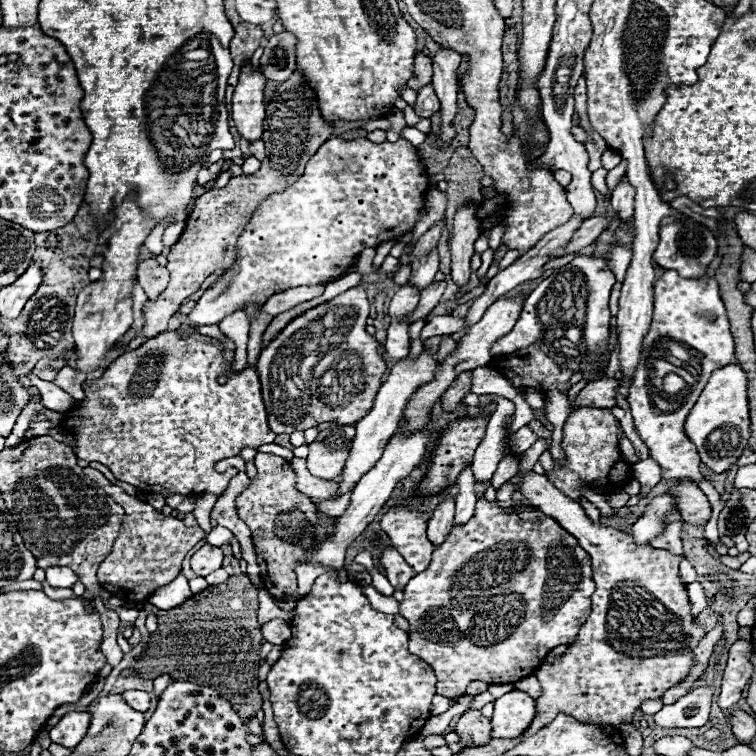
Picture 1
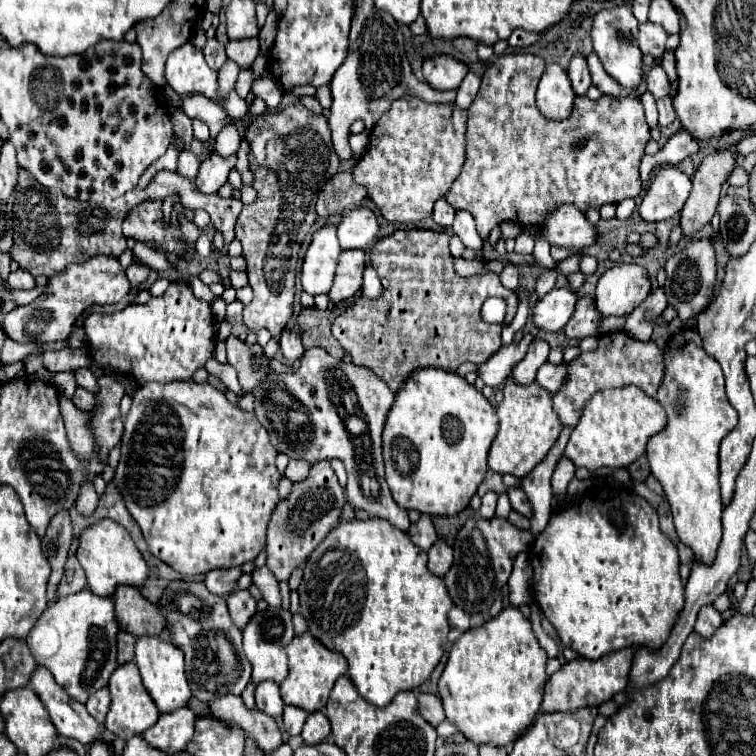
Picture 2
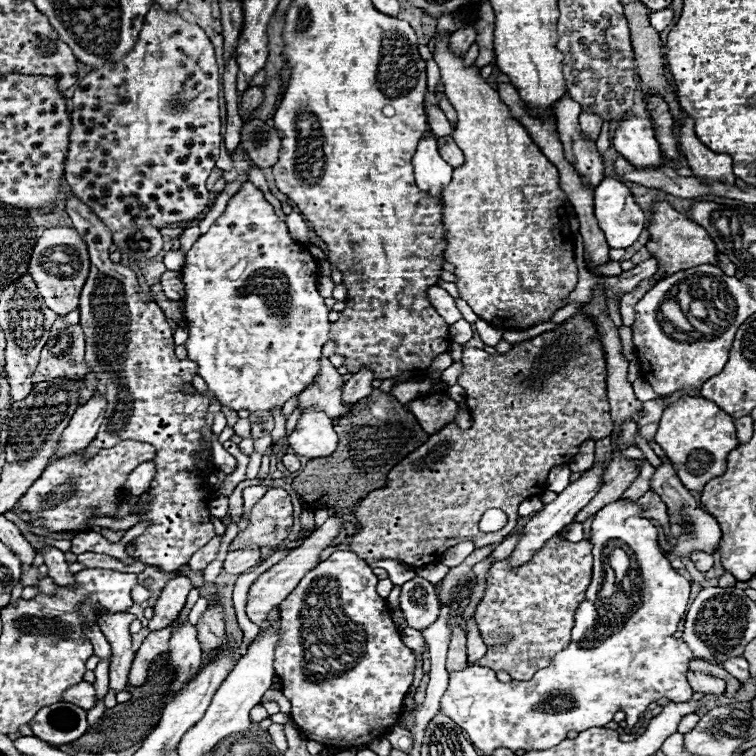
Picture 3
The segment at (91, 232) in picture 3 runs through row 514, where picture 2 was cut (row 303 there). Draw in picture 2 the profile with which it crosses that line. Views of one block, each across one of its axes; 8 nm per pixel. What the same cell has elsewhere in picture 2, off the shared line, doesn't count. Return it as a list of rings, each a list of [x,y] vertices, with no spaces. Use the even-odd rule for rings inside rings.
[[[182,280],[172,282],[162,296],[150,298],[146,304],[132,304],[112,314],[90,314],[84,328],[92,360],[132,374],[140,384],[190,380],[206,358],[214,356],[216,346],[212,306],[194,298]]]

